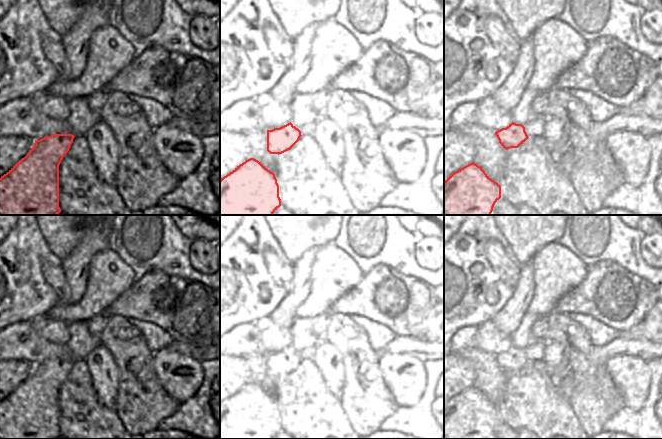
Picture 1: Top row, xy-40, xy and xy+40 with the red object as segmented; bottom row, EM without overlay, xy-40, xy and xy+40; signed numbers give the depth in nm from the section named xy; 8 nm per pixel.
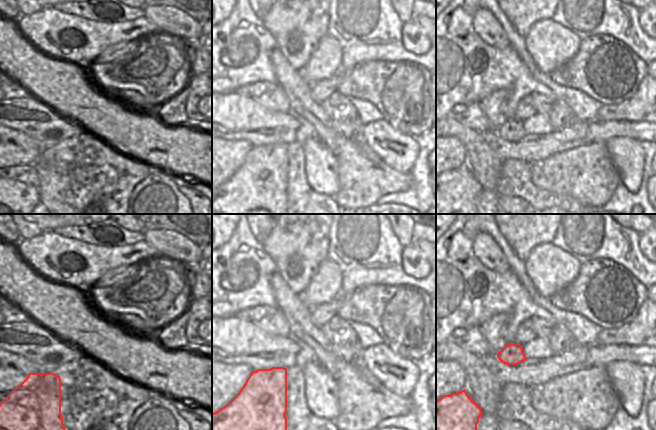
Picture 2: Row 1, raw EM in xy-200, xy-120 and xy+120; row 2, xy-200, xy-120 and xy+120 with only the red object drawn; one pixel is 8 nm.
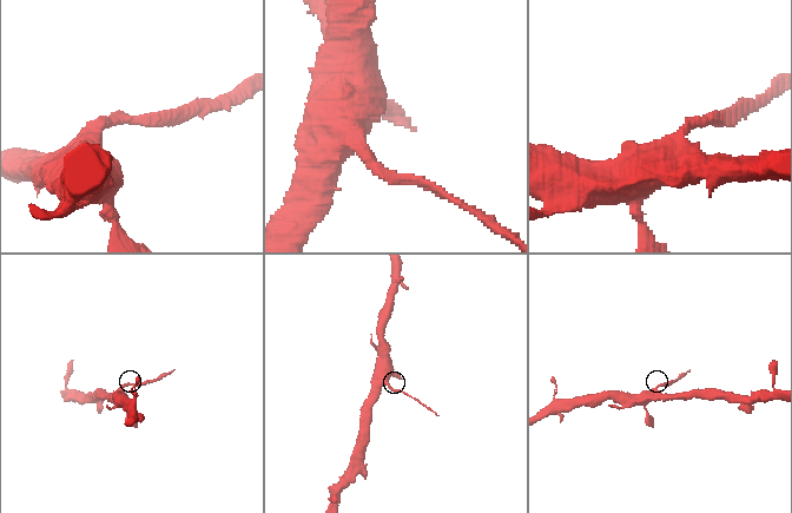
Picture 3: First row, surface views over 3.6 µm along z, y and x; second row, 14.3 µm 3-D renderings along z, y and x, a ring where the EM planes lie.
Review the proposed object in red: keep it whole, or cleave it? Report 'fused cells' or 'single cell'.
fused cells

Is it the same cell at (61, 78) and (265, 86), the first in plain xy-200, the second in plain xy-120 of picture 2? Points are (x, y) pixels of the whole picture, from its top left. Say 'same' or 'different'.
different

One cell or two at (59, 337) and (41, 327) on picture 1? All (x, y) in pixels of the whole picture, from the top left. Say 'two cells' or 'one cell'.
one cell

